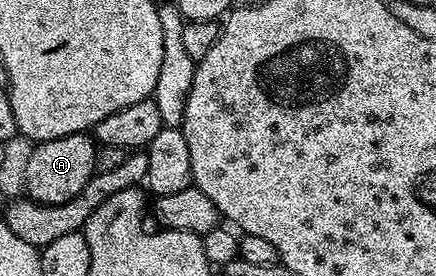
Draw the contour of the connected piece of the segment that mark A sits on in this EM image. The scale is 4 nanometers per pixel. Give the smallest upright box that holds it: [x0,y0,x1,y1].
[22,132,97,204]

